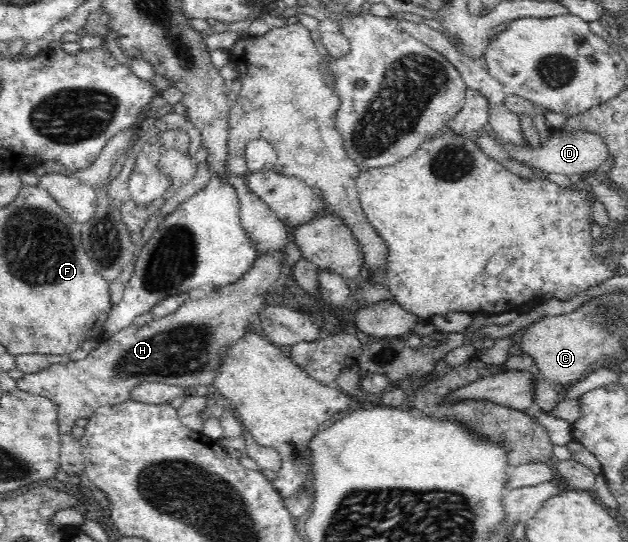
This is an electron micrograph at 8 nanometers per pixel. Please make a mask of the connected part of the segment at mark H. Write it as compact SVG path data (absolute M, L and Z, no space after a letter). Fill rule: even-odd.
M285 249L273 250L257 258L253 268L245 272L237 282L220 286L200 298L187 299L173 313L152 319L147 324L137 327L135 323L121 330L120 333L102 341L83 360L67 363L51 363L39 372L24 373L16 382L16 388L29 394L43 396L51 400L58 407L60 446L60 468L63 472L79 476L84 471L84 456L80 440L73 435L73 426L77 418L88 418L101 406L116 406L118 403L128 402L133 388L145 382L162 382L175 386L182 386L190 391L193 387L213 385L223 362L225 348L233 342L241 340L250 327L249 320L255 312L264 307L265 296L273 283L285 267Z

